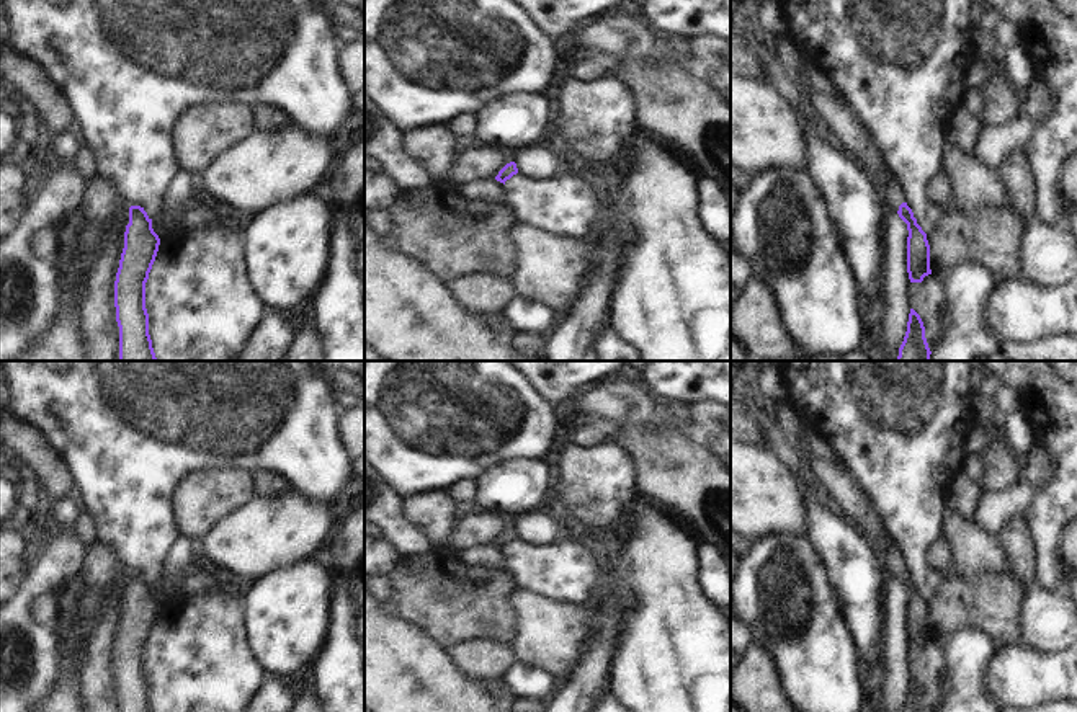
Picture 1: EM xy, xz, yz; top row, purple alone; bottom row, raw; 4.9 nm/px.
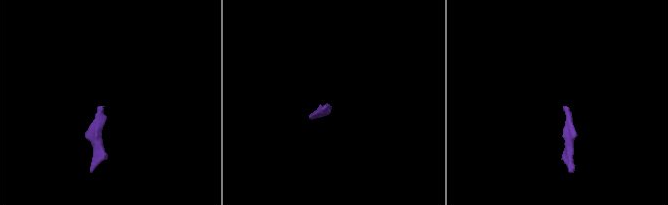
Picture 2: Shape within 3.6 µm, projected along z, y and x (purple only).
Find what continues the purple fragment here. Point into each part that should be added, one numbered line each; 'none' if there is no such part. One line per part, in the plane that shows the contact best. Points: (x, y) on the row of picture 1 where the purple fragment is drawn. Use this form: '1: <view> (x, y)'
1: yz (893, 198)

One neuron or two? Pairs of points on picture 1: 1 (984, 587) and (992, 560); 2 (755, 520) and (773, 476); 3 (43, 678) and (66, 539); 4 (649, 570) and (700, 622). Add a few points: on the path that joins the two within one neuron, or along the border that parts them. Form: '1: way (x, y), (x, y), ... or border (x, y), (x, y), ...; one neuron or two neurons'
1: border (953, 569), (965, 577), (981, 572), (1007, 572); two neurons
2: way (755, 508), (755, 493), (762, 487); one neuron
3: way (33, 644), (25, 629), (25, 598), (48, 574); one neuron
4: way (661, 583), (687, 609); one neuron

